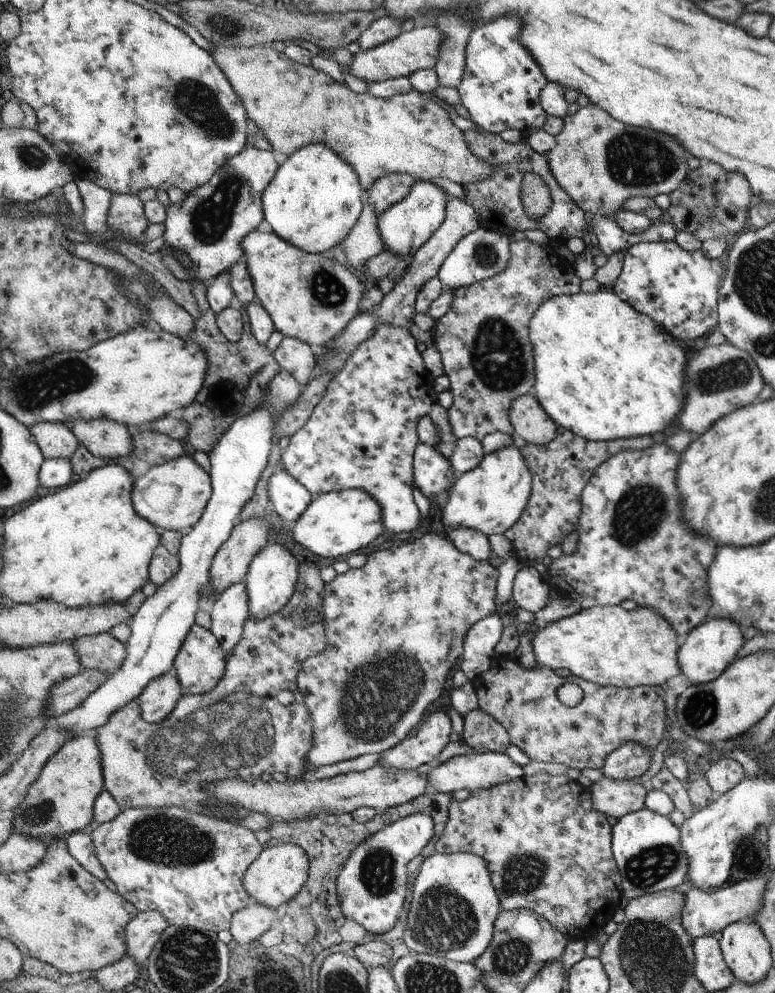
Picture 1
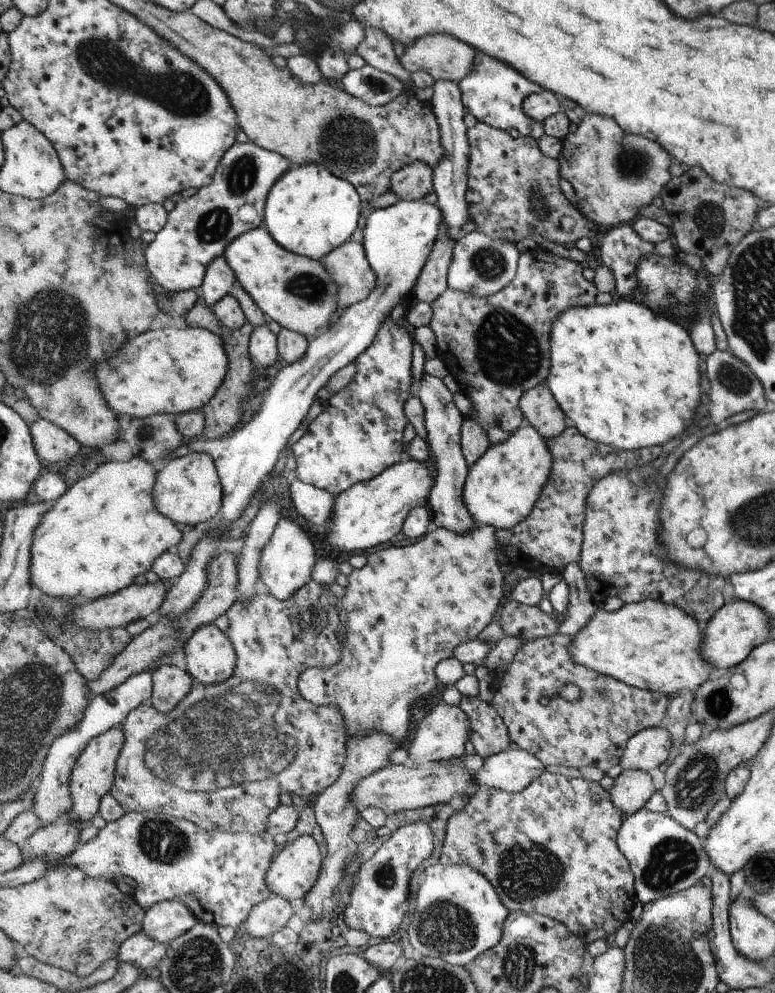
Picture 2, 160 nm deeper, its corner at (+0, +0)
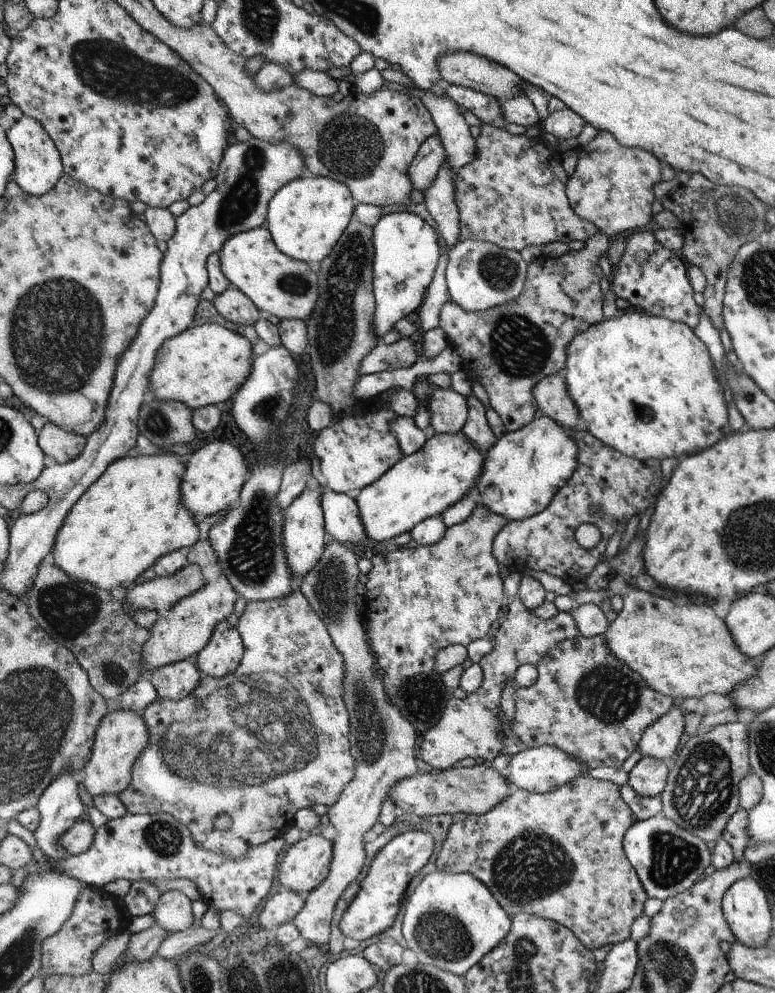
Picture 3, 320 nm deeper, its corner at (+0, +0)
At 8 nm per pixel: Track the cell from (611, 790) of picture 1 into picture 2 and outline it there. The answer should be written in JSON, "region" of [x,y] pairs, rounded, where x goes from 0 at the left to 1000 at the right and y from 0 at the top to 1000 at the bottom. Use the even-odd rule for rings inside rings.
{"region":[[[805,774],[792,784],[787,797],[790,808],[809,821],[825,817],[849,798],[836,776]]]}

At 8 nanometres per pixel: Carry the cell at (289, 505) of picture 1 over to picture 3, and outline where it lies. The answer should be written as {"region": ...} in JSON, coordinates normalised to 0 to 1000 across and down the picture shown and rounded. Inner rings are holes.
{"region":[[[417,491],[415,510],[419,510],[421,534],[431,544],[444,548],[468,548],[476,543],[472,538],[467,523],[465,511],[459,503],[446,496],[435,496],[426,491]]]}

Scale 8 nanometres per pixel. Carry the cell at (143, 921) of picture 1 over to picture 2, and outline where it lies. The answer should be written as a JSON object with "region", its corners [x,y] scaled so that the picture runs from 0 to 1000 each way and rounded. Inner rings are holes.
{"region":[[[218,906],[187,914],[186,938],[208,950],[221,950],[258,930],[254,921],[236,908]]]}

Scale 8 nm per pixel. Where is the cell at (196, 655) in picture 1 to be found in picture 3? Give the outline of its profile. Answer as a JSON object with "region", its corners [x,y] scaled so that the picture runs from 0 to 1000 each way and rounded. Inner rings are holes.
{"region":[[[289,623],[279,629],[267,650],[255,658],[253,669],[262,681],[290,682],[307,673],[315,657],[310,635]]]}

